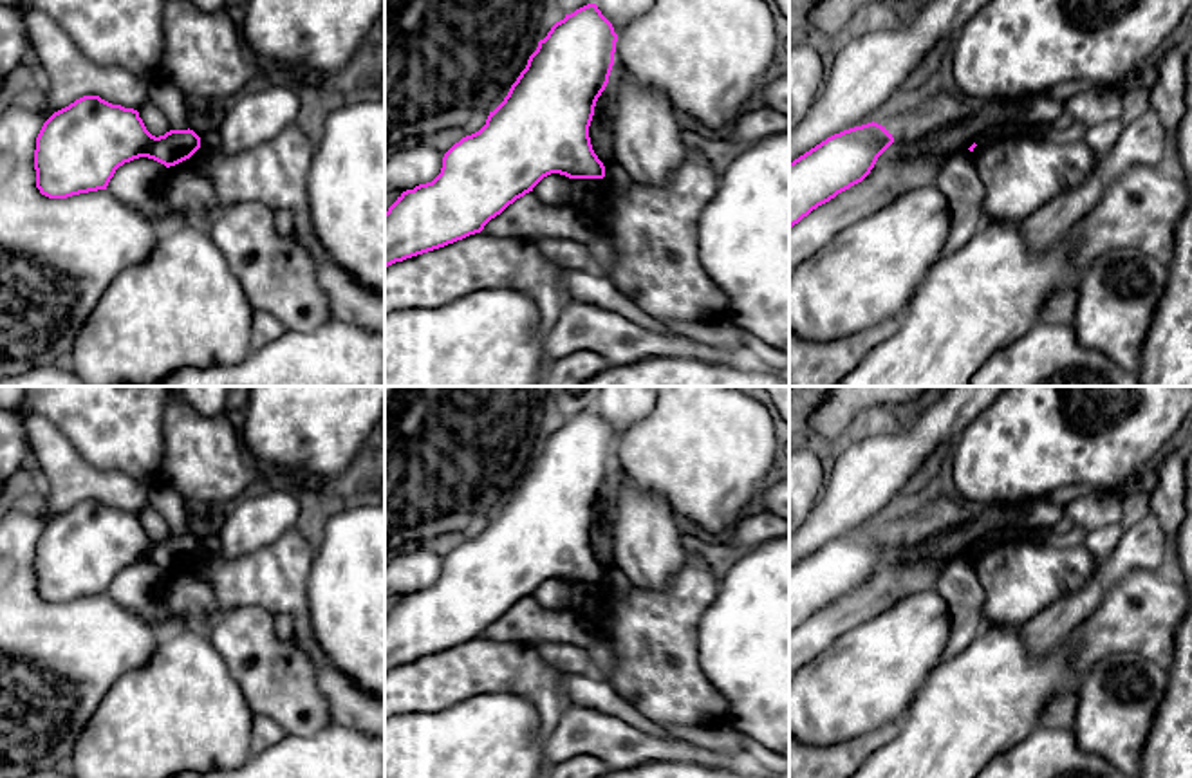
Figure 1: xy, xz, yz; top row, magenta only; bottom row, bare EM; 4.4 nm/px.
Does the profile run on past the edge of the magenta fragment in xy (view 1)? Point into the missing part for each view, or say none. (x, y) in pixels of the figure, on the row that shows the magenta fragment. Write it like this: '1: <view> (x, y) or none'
1: none

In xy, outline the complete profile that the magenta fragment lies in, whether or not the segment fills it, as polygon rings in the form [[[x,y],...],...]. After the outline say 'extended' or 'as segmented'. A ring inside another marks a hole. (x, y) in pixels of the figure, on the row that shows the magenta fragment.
[[[83,96],[54,112],[36,137],[36,188],[49,199],[107,190],[116,170],[139,157],[166,168],[200,148],[193,130],[152,135],[139,112]]]; as segmented

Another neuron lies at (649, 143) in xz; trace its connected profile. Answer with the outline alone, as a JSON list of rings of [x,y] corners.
[[[619,63],[612,65],[607,90],[614,108],[609,117],[614,162],[638,184],[666,182],[690,152],[677,108]]]

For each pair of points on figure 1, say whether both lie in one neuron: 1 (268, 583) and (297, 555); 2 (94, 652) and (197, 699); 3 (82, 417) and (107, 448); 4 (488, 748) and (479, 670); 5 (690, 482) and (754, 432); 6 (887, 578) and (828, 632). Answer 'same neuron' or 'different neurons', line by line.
1: same neuron
2: different neurons
3: same neuron
4: different neurons
5: same neuron
6: same neuron

